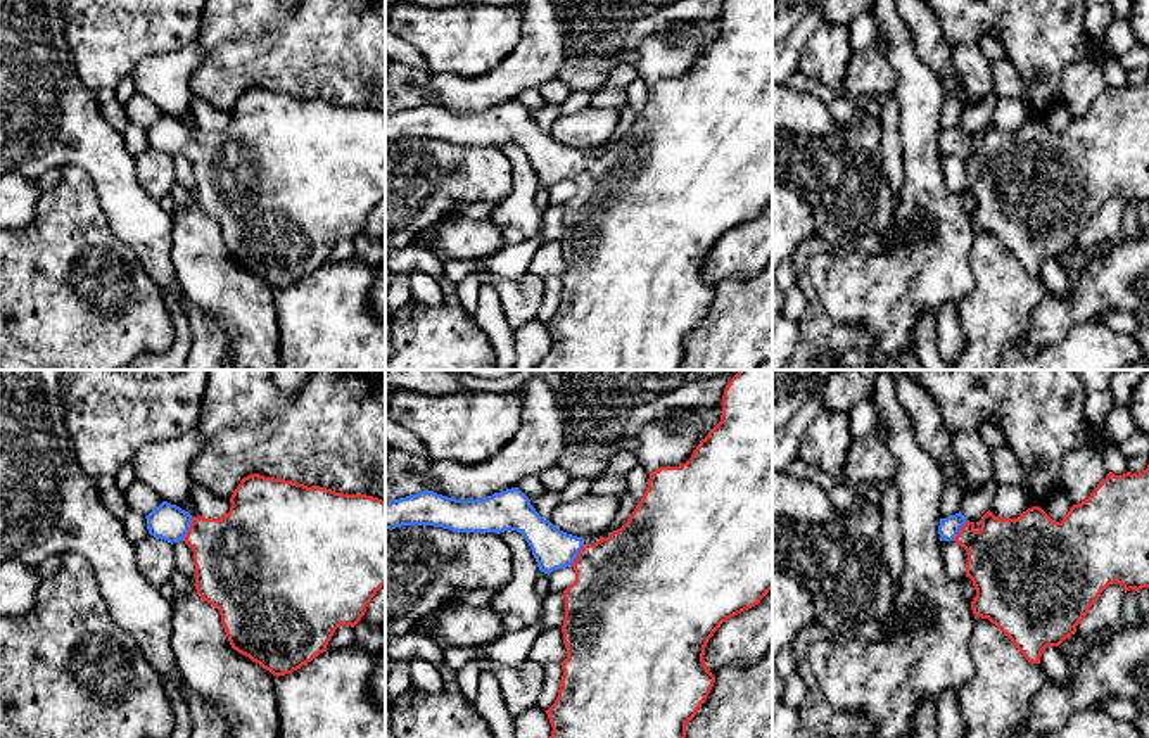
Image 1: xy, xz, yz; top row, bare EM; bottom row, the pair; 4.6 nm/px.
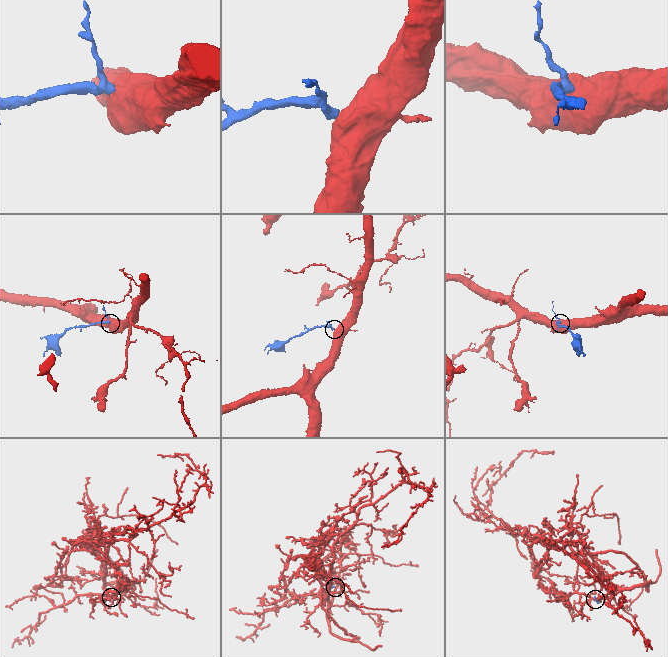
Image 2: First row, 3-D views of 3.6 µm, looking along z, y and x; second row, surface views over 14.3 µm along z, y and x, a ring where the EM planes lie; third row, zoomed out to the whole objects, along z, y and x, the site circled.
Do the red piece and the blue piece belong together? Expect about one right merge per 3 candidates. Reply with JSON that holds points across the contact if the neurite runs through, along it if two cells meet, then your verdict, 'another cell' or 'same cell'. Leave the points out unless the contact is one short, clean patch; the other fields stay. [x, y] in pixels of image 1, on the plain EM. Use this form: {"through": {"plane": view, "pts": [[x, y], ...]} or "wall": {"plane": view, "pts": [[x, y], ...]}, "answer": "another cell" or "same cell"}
{"through": {"plane": "xy", "pts": [[235, 168], [189, 142], [170, 135]]}, "answer": "same cell"}

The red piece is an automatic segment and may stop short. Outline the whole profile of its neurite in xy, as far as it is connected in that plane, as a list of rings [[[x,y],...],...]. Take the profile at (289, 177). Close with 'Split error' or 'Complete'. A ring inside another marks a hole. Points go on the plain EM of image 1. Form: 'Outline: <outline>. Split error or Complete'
Outline: [[[251,86],[240,93],[230,116],[225,130],[206,131],[162,114],[145,130],[149,147],[171,157],[185,154],[192,161],[197,207],[219,223],[233,263],[276,290],[292,287],[327,264],[337,240],[354,240],[385,197],[385,114]]]. Split error

